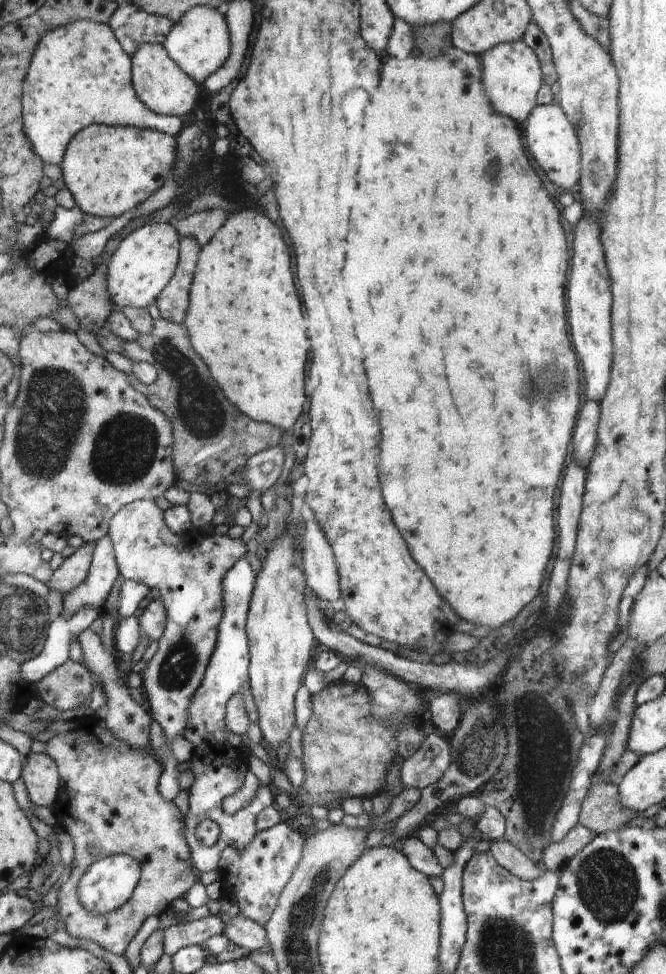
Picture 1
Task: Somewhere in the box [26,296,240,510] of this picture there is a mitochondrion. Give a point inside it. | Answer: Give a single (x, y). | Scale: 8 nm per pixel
(124, 448)

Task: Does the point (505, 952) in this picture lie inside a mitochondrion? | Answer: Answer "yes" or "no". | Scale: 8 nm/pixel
yes

